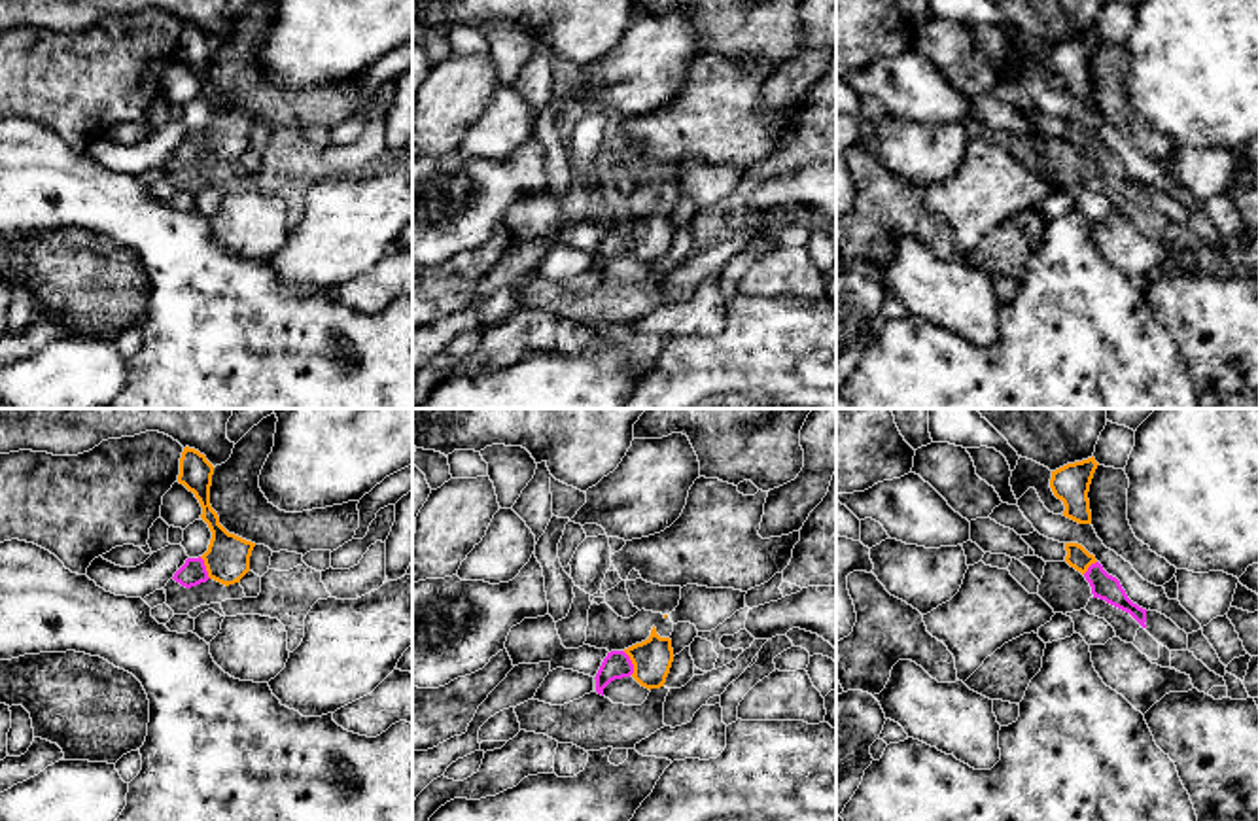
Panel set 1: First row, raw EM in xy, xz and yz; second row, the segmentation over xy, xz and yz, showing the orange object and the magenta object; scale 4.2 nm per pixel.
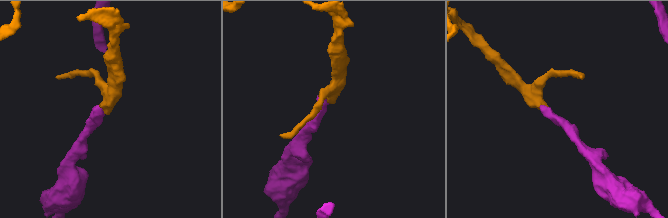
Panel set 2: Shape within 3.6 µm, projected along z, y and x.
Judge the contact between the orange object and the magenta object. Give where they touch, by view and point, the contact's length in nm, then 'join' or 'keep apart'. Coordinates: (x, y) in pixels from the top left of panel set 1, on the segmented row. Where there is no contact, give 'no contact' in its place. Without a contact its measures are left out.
xz (632, 663) | 110 nm | join

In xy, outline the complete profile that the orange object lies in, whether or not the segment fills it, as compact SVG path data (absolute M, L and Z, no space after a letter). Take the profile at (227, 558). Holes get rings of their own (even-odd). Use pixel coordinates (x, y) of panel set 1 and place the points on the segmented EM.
M185 446L180 458L178 482L195 494L202 507L201 518L208 524L212 539L208 550L199 558L187 558L174 573L174 581L185 588L214 579L225 586L240 583L250 571L250 556L255 543L229 533L210 505L214 465L195 448Z

